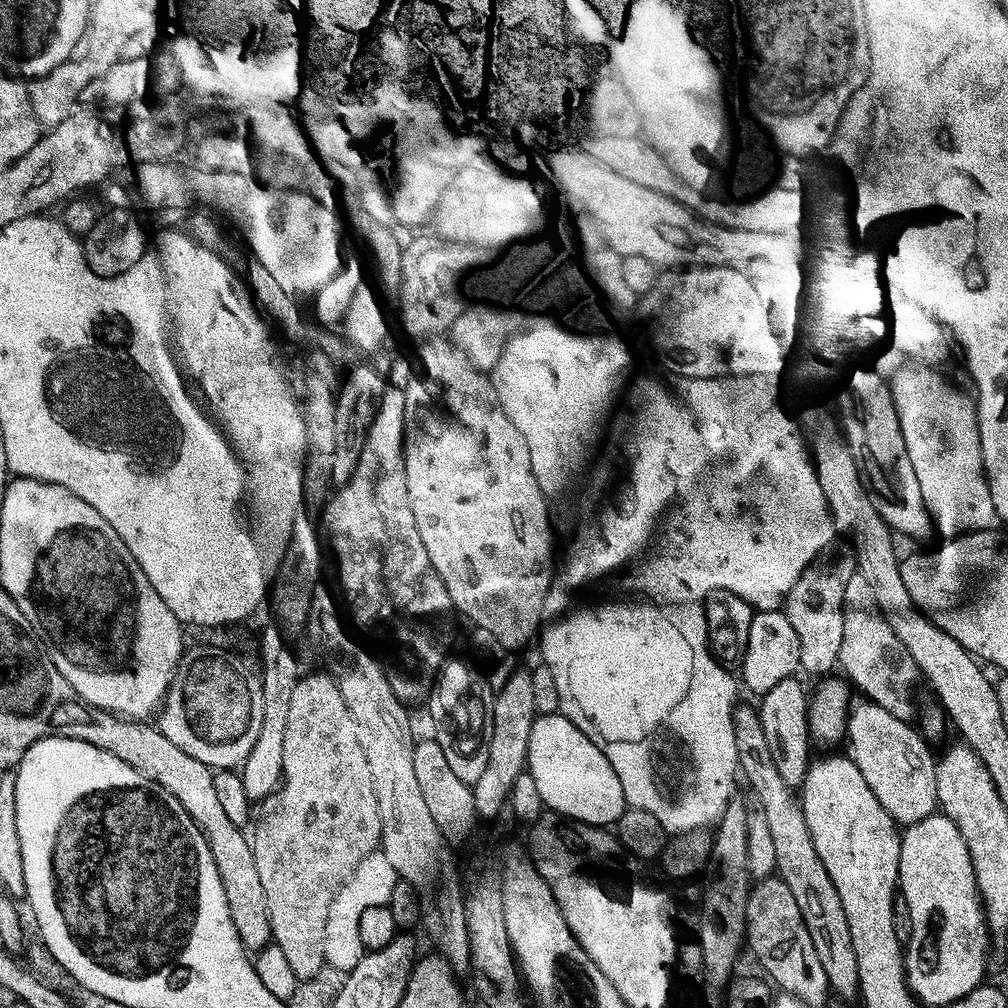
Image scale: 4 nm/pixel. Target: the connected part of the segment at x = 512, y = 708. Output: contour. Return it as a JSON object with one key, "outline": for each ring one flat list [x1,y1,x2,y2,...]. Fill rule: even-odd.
{"outline":[[517,667,512,677,506,682,506,686,495,689,490,700,492,723,488,734,488,753,486,754,486,766,470,787,477,817,495,817,501,812,508,800,508,791,514,786,514,778,526,770,528,763,528,747,530,746,530,730,537,718,534,706,534,682,532,673,526,667]]}

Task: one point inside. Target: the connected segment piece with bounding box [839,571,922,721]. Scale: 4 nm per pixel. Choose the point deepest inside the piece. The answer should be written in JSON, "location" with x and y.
{"location":[873,657]}

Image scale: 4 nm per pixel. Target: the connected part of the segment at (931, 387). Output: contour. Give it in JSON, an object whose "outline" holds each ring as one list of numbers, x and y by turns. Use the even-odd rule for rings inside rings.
{"outline":[[904,362,892,372,887,381,892,394,893,406,900,422,900,434,910,466,916,475,916,486,922,492,924,505,937,533,941,537,963,536,965,532,986,532,997,523,988,480,984,476,984,463,980,449,980,435,976,421,976,405,971,395,963,396,946,377,944,372,926,368,921,364]]}

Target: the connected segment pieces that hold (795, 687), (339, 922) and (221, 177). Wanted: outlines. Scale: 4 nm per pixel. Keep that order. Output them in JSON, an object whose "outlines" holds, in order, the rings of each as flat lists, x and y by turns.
{"outlines":[[[793,678,778,682,774,690,763,693,759,697,758,711,762,722,762,734,766,734,766,743,770,746,770,758,774,758,774,766,778,766,778,774,782,774,782,782,790,786,800,786,808,773,810,755,810,737,808,735,808,702,809,693]],[[383,850,366,854,366,858,358,862,348,881,341,886,336,897,332,899,330,914,326,914,324,962,329,969,337,968,340,974,347,974,354,966,358,966,366,951,362,946,362,938,358,938,358,918,362,918,362,910,368,909,369,906,387,904,397,879,394,866,390,866,390,858,386,858]],[[167,160,138,161,130,163,117,172,112,173,103,184,99,185,99,199,109,209,126,208,160,208,167,200,184,200,188,192,196,200,214,202,224,211,228,220,233,220,240,227,244,240,248,243,251,255,278,281,282,290,295,294,301,301,312,303,316,316,324,324,339,325,344,318,344,312,350,306,354,294,360,289,360,264,356,260,344,257,344,248,340,245,340,220,332,208,327,208,320,200,300,192,296,188,281,188,274,184,266,184,248,172,213,172,203,167,183,168,177,162]]]}

